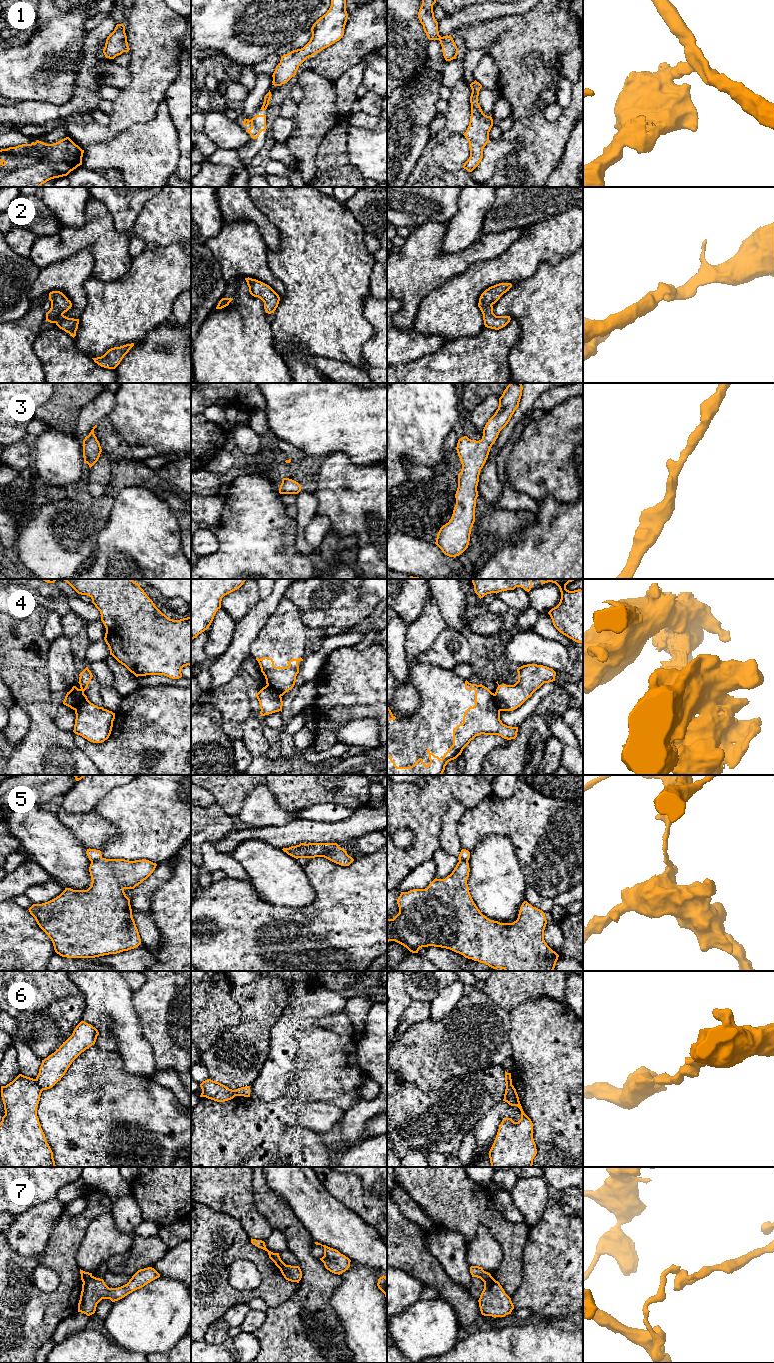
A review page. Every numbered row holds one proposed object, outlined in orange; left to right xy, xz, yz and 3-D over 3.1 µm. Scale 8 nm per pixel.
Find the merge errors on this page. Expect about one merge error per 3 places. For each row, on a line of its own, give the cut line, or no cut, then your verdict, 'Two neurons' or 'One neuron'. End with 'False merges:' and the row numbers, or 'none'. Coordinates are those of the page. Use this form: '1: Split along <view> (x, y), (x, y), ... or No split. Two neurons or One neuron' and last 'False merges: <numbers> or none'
1: No split. One neuron
2: No split. One neuron
3: No split. One neuron
4: Split along xy (81, 689), (82, 695), (74, 709). Two neurons
5: Split along xy (101, 857), (91, 862). Two neurons
6: Split along xy (35, 1079), (42, 1090). Two neurons
7: Split along xy (91, 1275), (83, 1282). Two neurons
False merges: 4, 5, 6, 7

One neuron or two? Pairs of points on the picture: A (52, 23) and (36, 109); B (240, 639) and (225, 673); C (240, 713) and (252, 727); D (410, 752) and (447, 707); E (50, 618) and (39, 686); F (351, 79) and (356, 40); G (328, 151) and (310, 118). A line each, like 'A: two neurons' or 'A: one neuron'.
A: two neurons
B: one neuron
C: two neurons
D: one neuron
E: two neurons
F: two neurons
G: two neurons

